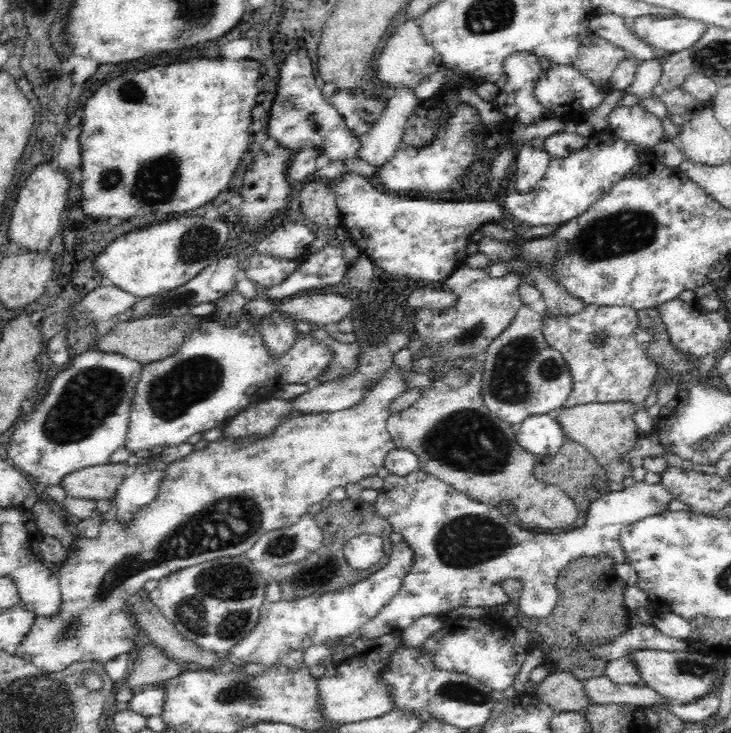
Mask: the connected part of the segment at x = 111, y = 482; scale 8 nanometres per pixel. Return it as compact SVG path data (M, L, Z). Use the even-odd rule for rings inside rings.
M108 463L91 466L68 474L62 482L66 496L82 500L114 501L120 484L127 478L135 466L126 463Z

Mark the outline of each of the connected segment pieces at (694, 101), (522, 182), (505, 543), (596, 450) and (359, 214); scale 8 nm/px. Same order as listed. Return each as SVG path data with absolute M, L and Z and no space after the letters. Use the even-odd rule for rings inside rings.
M682 85L665 92L658 101L668 113L671 122L677 127L690 120L695 112L709 106L709 102L700 100L692 93L688 93Z
M522 146L515 158L515 188L523 194L529 191L545 175L550 160L551 156L545 150Z
M418 469L407 476L389 474L374 505L376 505L378 513L391 524L392 530L400 533L403 541L408 542L408 545L414 549L414 553L416 553L414 566L404 576L404 582L396 596L382 608L375 618L368 620L355 633L358 634L358 639L372 640L383 634L401 632L412 626L422 616L444 616L446 618L448 611L460 606L472 606L472 608L482 606L489 610L492 606L508 602L508 596L500 585L503 580L508 580L508 578L521 582L519 609L522 610L525 617L545 618L556 606L558 598L556 580L569 562L580 557L608 555L615 558L617 564L628 563L628 553L624 551L620 534L628 526L632 526L635 522L640 522L648 516L668 512L672 500L676 500L676 495L660 483L635 482L633 486L625 490L610 492L604 494L602 498L594 500L588 506L588 516L584 526L580 526L576 530L564 530L552 534L536 534L510 522L501 513L499 507L474 500L423 470Z
M591 403L576 406L574 409L562 408L562 412L556 420L563 426L566 438L574 439L590 451L590 454L605 471L604 476L607 481L621 483L625 478L632 477L635 468L632 466L634 458L628 458L628 454L635 450L636 442L646 436L634 422L634 414L638 411L638 406L633 403Z
M355 172L344 174L341 181L332 182L336 203L340 209L342 226L346 228L348 238L352 239L363 253L366 253L375 266L382 268L396 282L416 282L428 280L438 282L452 274L468 258L468 247L473 242L473 235L482 226L498 224L506 220L507 225L514 225L513 218L498 200L484 202L440 202L440 200L412 200L380 192L364 177Z

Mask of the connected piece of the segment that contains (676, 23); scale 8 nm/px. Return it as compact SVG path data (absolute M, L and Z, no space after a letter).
M648 15L634 18L632 29L641 40L648 42L649 46L660 52L672 54L692 48L706 34L708 25L680 15Z

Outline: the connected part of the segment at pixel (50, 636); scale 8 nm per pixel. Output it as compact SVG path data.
M393 364L389 374L386 374L384 381L374 391L368 394L368 397L365 398L361 404L353 408L334 413L314 412L314 414L303 414L302 412L292 412L292 414L287 414L280 423L274 425L269 432L264 435L244 435L237 439L220 437L214 442L209 442L207 447L202 450L193 450L192 454L169 462L163 470L164 480L162 480L160 484L159 493L152 502L141 506L125 521L118 521L115 517L101 520L98 534L94 538L76 537L73 542L73 548L69 551L68 558L66 558L66 561L59 570L58 577L62 599L60 614L54 618L37 616L30 633L24 638L24 642L20 642L20 646L16 648L14 654L28 659L28 661L32 662L32 664L41 671L56 673L68 668L68 666L75 662L92 662L92 660L95 660L105 665L113 658L129 653L132 647L135 646L135 627L133 627L133 623L130 622L130 614L127 614L126 605L127 598L132 593L135 593L135 590L142 587L146 580L159 580L159 578L167 574L188 568L188 566L194 566L201 562L211 561L220 557L244 554L244 552L249 551L252 546L254 546L254 543L262 534L279 528L288 528L296 524L301 516L308 513L308 506L321 502L333 489L337 487L345 488L349 483L355 484L362 480L362 478L376 475L378 470L380 470L382 466L384 467L384 460L386 460L388 452L395 449L394 439L392 439L392 435L388 432L386 426L388 418L392 414L388 411L388 408L390 408L390 404L394 401L394 398L400 396L406 390L408 390L406 381L404 381L400 369Z

